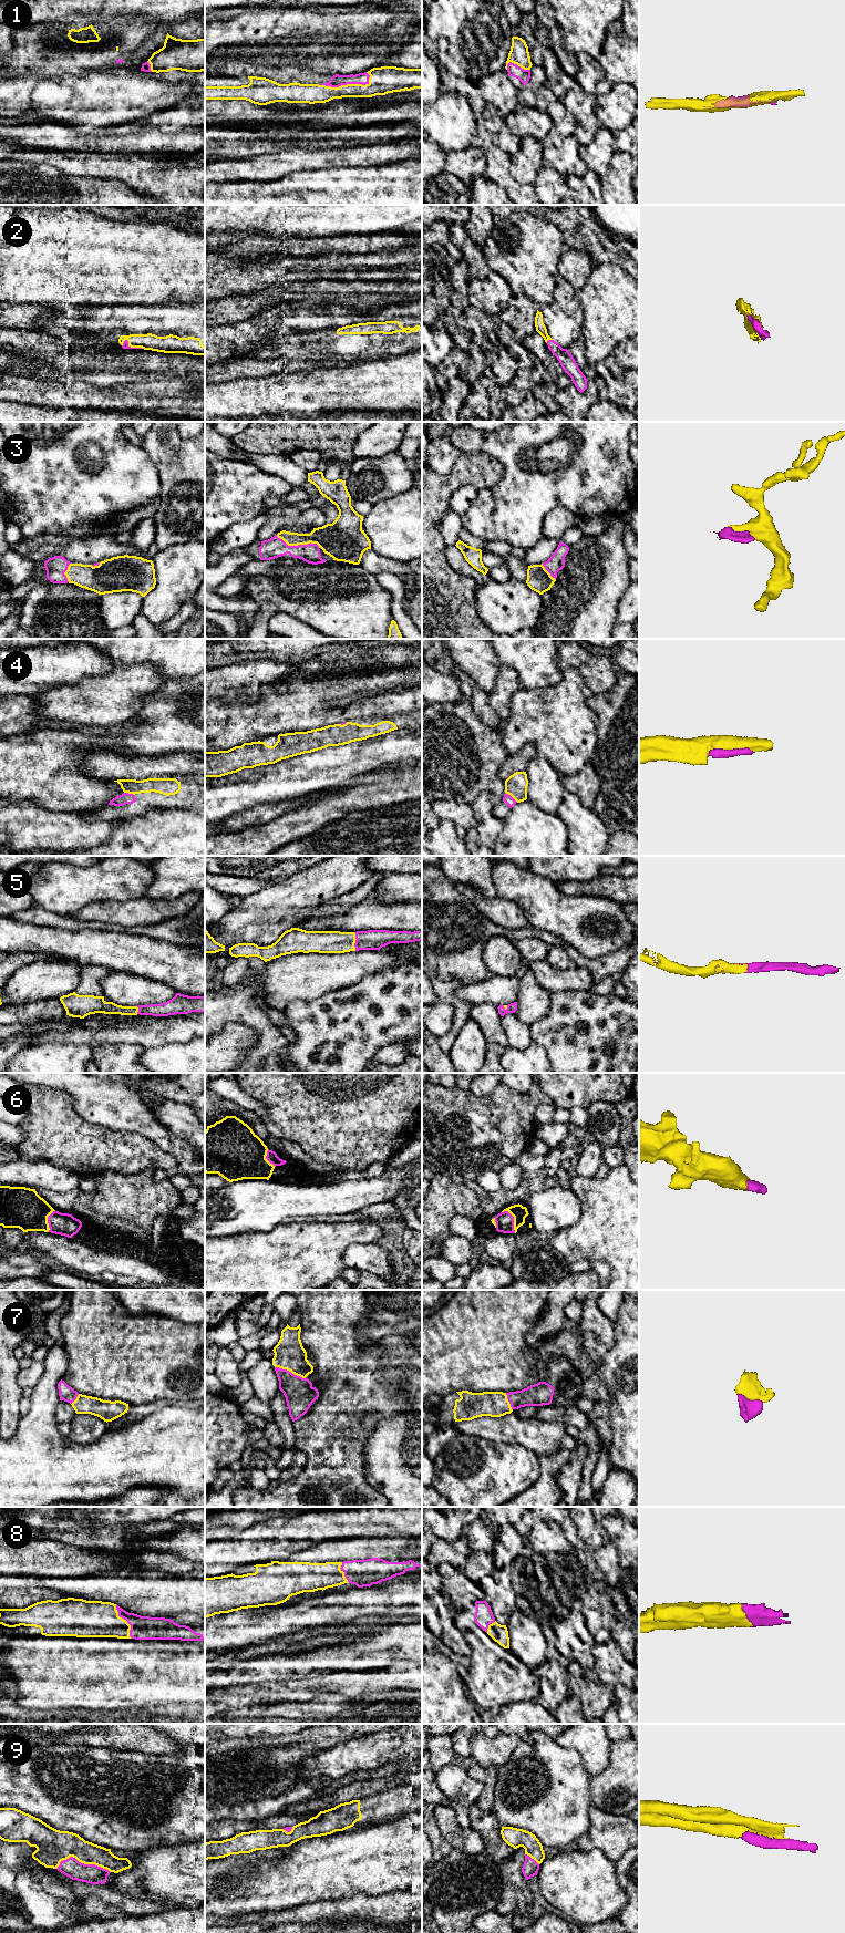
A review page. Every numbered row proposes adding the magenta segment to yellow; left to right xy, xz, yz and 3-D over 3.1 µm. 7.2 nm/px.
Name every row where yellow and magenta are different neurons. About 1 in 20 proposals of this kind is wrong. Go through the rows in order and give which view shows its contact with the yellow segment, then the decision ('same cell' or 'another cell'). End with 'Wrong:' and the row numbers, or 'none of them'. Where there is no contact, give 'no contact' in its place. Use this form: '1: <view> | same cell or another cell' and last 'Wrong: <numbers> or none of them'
1: xz | same cell
2: yz | same cell
3: xz | same cell
4: yz | same cell
5: xz | same cell
6: yz | same cell
7: xz | same cell
8: xy | same cell
9: xy | same cell
Wrong: none of them

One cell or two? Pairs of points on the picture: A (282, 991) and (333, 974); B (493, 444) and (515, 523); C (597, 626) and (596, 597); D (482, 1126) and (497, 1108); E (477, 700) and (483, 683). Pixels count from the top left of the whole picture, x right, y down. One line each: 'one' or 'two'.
A: one
B: one
C: one
D: one
E: two

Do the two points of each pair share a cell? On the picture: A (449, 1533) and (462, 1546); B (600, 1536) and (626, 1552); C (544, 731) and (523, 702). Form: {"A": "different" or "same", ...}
{"A": "different", "B": "different", "C": "same"}

